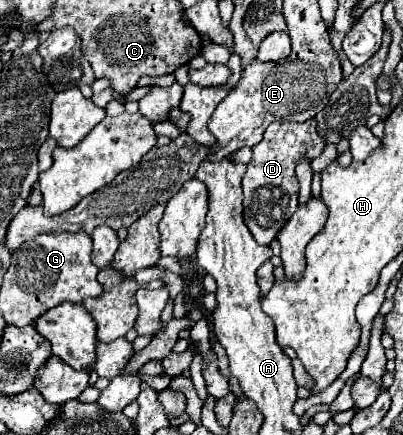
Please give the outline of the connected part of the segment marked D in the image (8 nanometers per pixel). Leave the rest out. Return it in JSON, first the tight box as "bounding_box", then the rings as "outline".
{"bounding_box":[243,119,325,245],"outline":[[[315,119],[305,123],[275,121],[267,127],[263,141],[253,145],[253,157],[243,177],[245,193],[245,223],[259,245],[269,245],[277,231],[287,223],[289,215],[299,207],[299,181],[295,177],[295,165],[301,157],[315,159],[325,147],[325,139],[315,129]]]}

